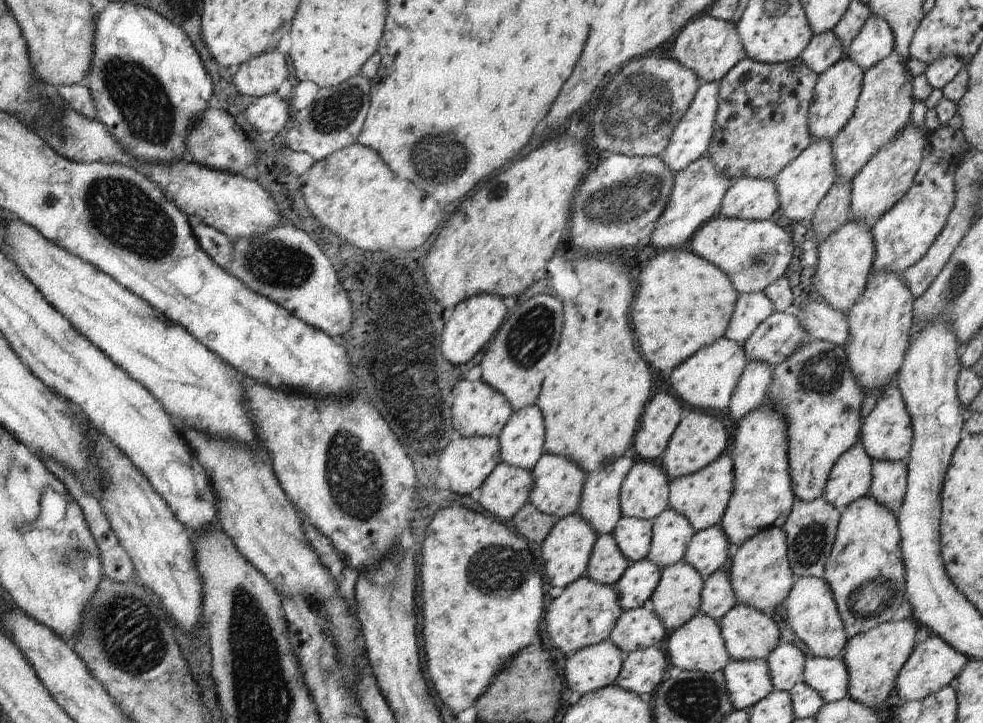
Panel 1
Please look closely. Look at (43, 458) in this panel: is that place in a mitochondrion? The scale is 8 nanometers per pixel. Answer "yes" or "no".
no

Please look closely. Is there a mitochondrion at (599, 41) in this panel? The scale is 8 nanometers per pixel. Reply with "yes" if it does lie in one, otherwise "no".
no

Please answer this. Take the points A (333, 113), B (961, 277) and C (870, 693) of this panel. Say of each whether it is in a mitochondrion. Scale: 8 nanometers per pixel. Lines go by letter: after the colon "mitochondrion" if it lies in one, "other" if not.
A: mitochondrion
B: mitochondrion
C: other

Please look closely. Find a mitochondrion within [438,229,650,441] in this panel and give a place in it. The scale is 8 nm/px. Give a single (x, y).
(530, 339)

